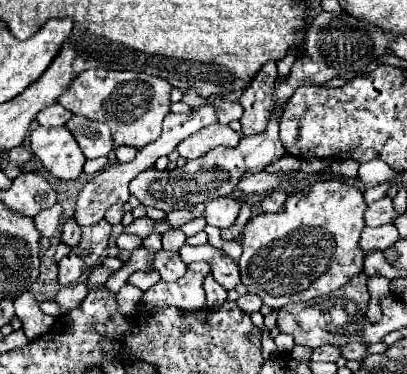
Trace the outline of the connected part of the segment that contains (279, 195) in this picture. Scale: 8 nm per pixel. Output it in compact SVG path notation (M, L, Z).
M273 191L273 193L269 193L267 197L263 197L263 201L261 201L261 209L263 209L265 213L279 211L279 209L283 207L285 199L287 199L287 195L285 195L283 191Z

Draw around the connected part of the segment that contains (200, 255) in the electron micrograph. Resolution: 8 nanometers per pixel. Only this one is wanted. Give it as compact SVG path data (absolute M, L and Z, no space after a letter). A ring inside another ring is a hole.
M209 243L199 245L199 247L183 245L179 255L181 255L181 259L185 263L191 263L191 261L207 261L207 263L211 263L211 273L217 279L217 283L221 283L225 289L235 289L237 287L237 283L239 283L239 267L223 249L217 249L217 247L209 245Z

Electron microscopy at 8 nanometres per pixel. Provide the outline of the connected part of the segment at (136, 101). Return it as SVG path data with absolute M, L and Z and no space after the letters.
M87 69L75 83L57 99L65 109L101 123L109 123L113 133L113 149L143 147L161 135L161 123L169 113L171 85L165 79L135 73L135 71L107 71Z

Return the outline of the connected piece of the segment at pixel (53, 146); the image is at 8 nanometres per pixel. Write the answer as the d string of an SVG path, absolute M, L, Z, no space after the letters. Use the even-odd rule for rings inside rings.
M35 127L31 133L31 151L57 179L77 179L83 171L85 155L71 131L61 127Z

